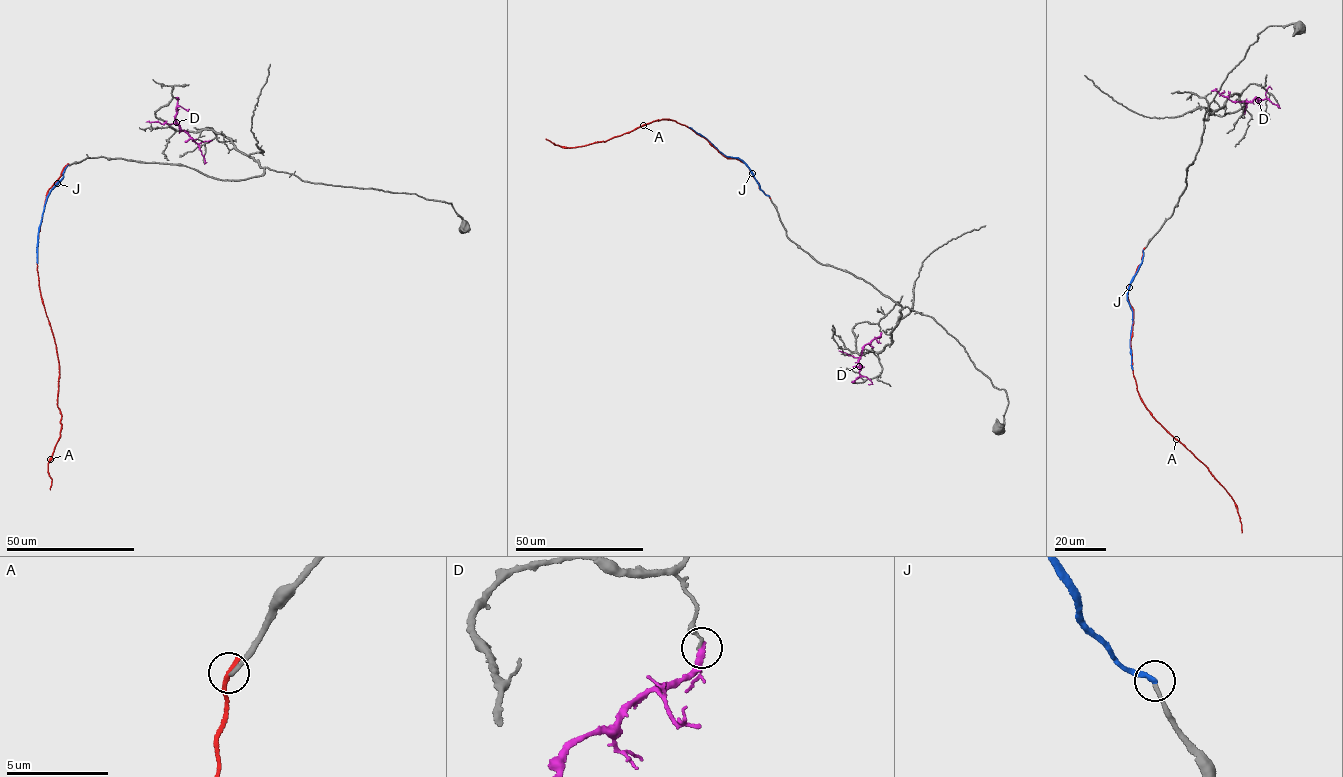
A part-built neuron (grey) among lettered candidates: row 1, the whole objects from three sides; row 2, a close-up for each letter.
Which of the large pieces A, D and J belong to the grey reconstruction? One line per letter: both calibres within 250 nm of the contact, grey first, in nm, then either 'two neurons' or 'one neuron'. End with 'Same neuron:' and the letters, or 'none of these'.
A: 200 nm thick on the grey side, 280 nm on the other; two neurons
D: 110 nm thick on the grey side, 340 nm on the other; two neurons
J: 200 nm thick on the grey side, 280 nm on the other; one neuron
Same neuron: J

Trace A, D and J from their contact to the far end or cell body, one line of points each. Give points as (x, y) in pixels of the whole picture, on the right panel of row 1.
A: (1143, 250), (1127, 294), (1133, 311), (1130, 342), (1136, 390), (1155, 420), (1202, 463), (1234, 500), (1241, 533)
D: (1212, 90), (1233, 101), (1266, 98), (1280, 108)
J: (1143, 250), (1140, 266), (1130, 284), (1127, 298), (1132, 312), (1132, 370)

